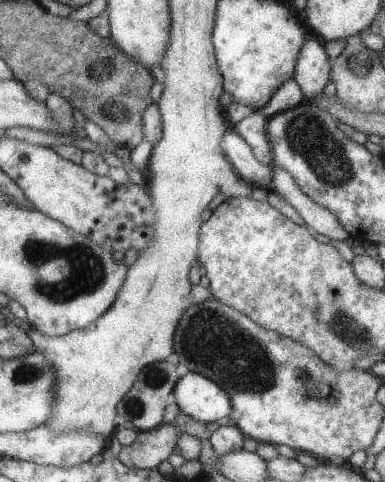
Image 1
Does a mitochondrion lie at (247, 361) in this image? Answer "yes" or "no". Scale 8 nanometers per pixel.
yes

